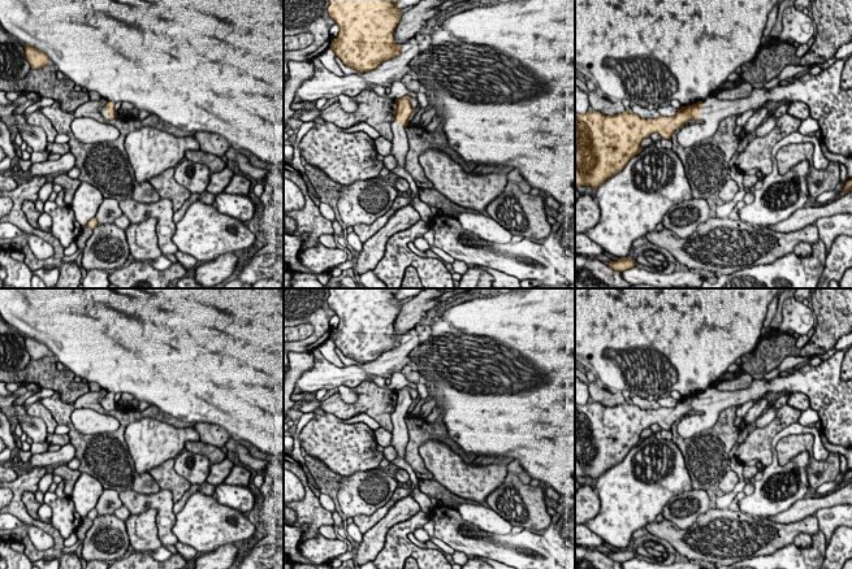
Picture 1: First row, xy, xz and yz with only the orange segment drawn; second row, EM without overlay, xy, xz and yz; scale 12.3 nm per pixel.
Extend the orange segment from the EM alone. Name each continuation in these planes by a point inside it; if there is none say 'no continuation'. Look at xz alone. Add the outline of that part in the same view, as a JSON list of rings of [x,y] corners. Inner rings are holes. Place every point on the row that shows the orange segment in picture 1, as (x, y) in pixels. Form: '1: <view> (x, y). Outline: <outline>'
1: xz (399, 143). Outline: [[[393,122],[392,131],[392,156],[397,160],[397,168],[405,166],[405,157],[408,152],[408,138],[406,127],[401,122]]]

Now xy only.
1: xy (86, 130). Outline: [[[101,109],[101,114],[107,116],[105,122],[98,122],[88,117],[75,118],[70,125],[74,136],[86,144],[99,144],[118,139],[120,130],[109,123],[109,110]]]

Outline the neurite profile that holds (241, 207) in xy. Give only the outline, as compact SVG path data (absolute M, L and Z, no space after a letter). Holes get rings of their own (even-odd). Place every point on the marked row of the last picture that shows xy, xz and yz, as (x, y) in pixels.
M220 192L215 195L216 209L229 217L237 218L248 226L248 222L254 218L254 213L258 209L248 195L232 195Z

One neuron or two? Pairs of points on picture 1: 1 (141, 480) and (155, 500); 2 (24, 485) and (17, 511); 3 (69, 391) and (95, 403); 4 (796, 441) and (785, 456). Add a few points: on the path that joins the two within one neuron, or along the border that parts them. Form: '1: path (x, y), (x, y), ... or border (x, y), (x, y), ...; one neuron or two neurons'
1: border (160, 490), (152, 494), (130, 490), (120, 493); two neurons
2: path (18, 491), (17, 504); one neuron
3: border (89, 390), (74, 402); two neurons
4: path (792, 444), (786, 452); one neuron

